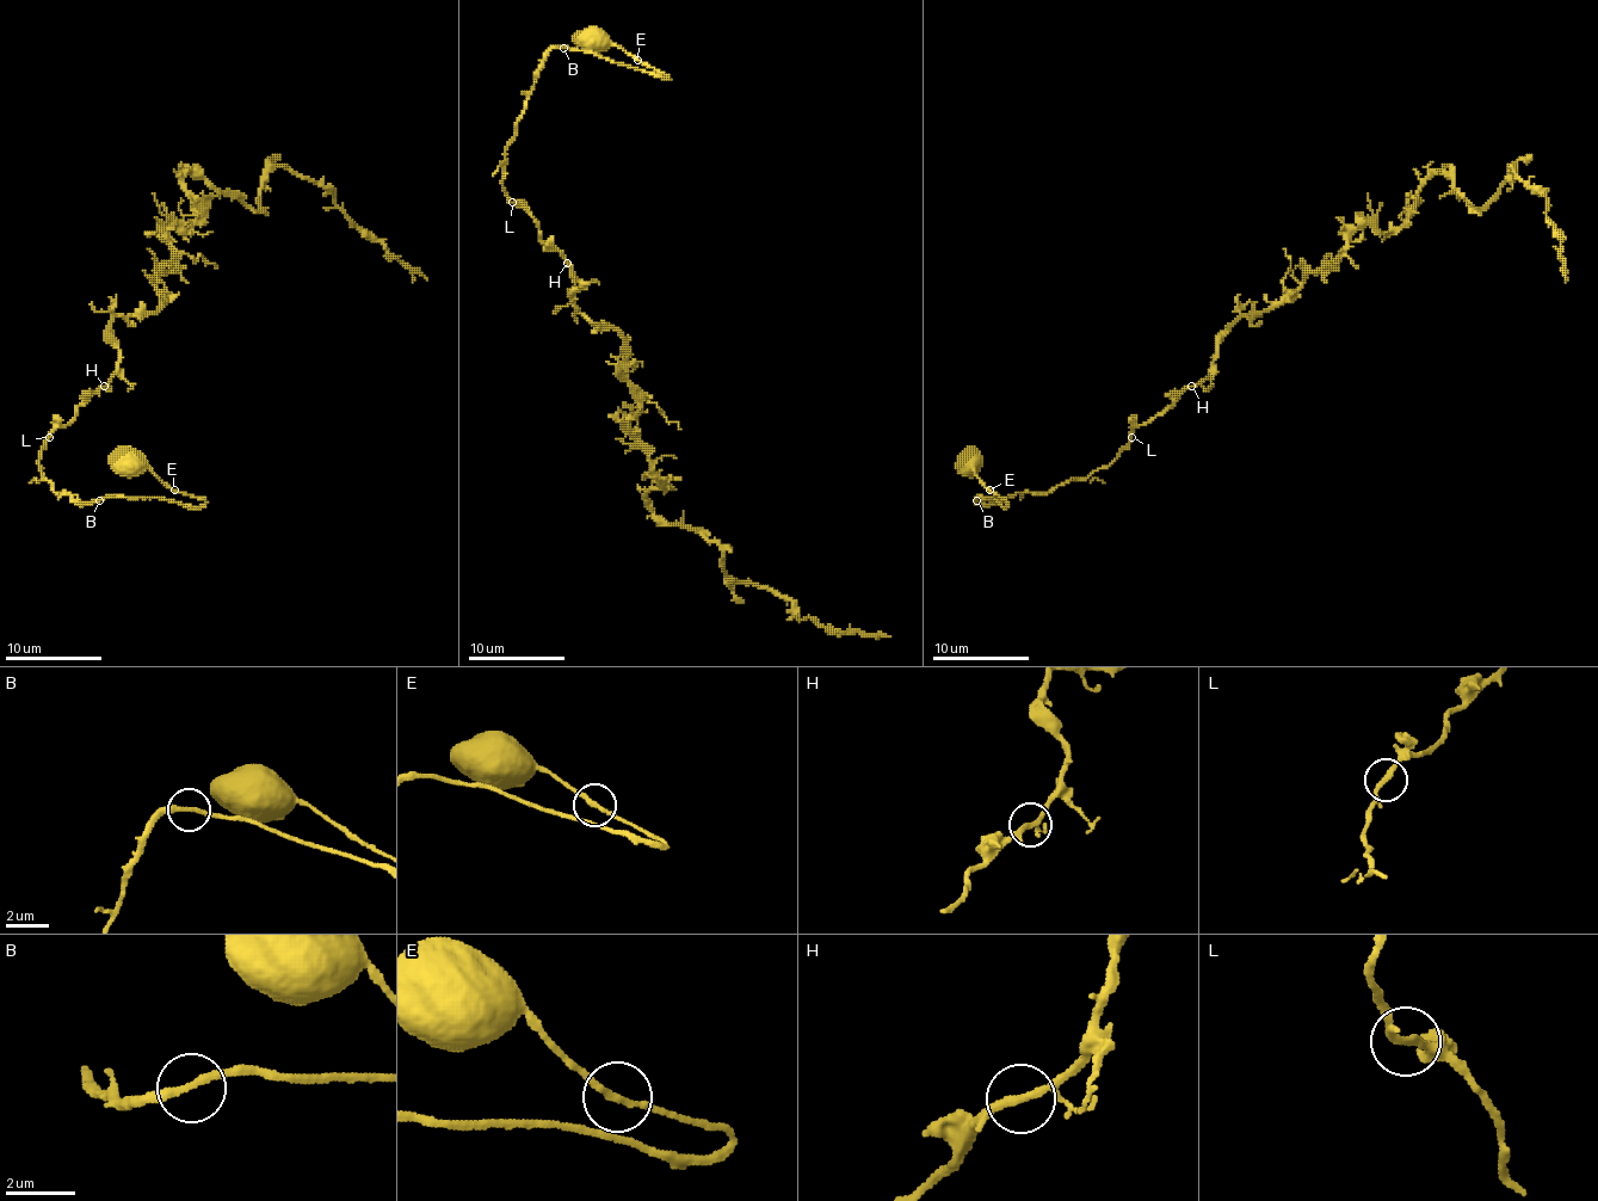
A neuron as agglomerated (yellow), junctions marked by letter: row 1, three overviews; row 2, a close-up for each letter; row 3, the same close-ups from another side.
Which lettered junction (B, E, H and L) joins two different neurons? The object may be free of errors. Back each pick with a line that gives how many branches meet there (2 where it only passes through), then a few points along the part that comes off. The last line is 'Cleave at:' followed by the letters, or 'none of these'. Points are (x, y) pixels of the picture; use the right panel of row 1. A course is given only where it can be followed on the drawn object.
Cleave at: none of these

